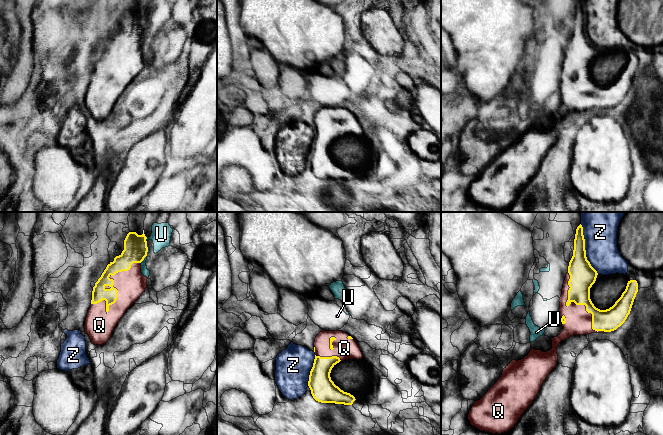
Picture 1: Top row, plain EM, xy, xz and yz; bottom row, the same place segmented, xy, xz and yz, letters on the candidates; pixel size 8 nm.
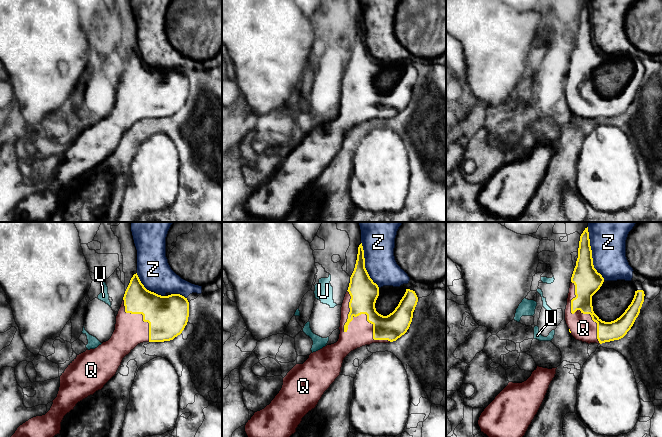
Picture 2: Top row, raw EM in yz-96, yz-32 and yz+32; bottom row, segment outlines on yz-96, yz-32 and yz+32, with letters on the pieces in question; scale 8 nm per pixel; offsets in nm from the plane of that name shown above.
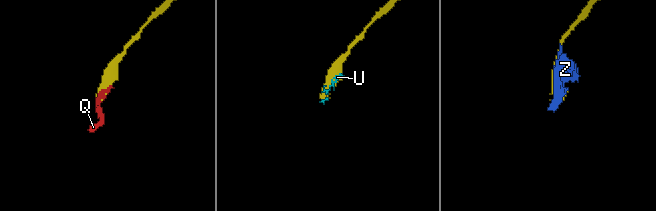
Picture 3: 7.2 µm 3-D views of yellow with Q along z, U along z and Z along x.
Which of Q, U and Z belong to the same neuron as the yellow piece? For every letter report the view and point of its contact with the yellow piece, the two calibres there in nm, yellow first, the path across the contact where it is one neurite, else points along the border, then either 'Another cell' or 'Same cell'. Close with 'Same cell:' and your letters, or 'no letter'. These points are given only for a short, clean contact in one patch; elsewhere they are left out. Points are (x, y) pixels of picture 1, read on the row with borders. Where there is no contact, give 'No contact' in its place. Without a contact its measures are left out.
Q: Touches yellow at xy (117, 290). Thickness 140 nm (yellow) against 220 nm. Same cell
U: Touches yellow at xy (147, 250). Thickness 190 nm (yellow) against 160 nm. Boundary: xy (147, 238), (147, 253), (140, 262). Another cell
Z: Touches yellow at yz (584, 249). Thickness 200 nm (yellow) against 300 nm. Another cell
Same cell: Q

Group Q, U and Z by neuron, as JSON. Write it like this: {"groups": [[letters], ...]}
{"groups": [["Q"], ["U"], ["Z"]]}

